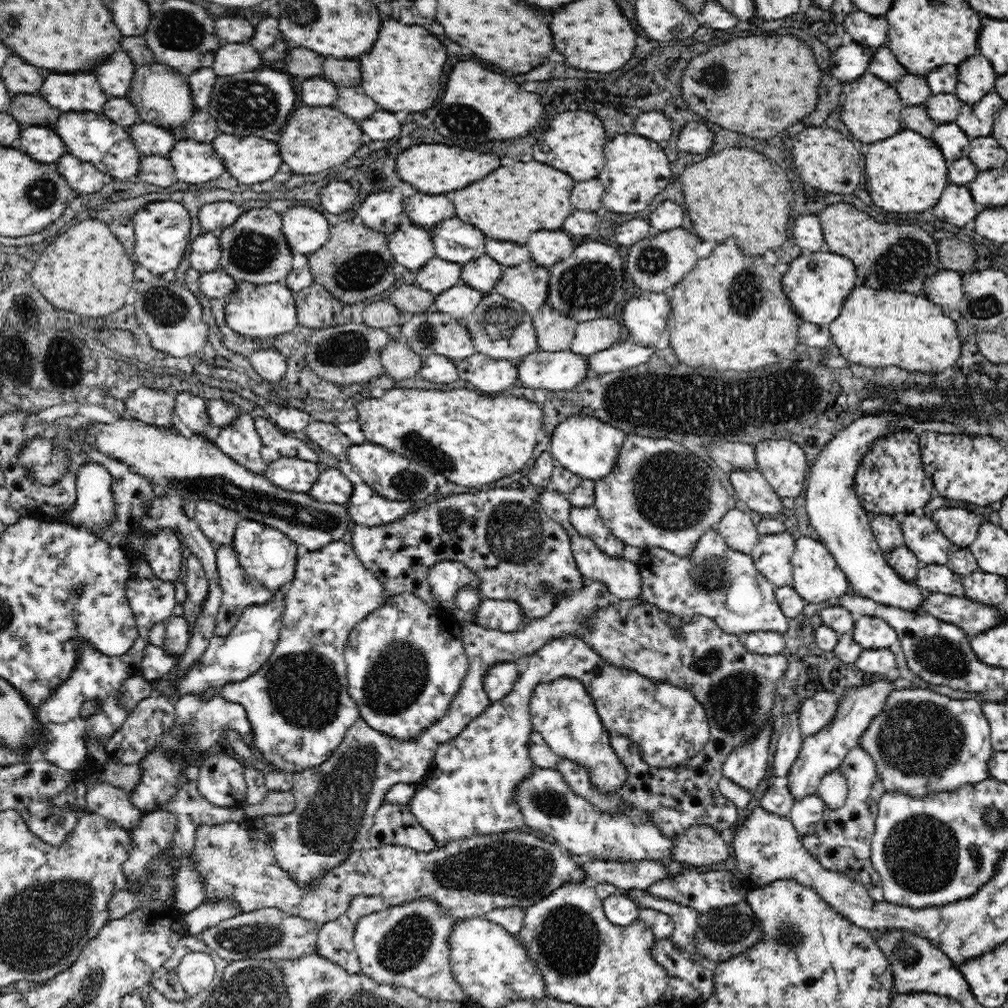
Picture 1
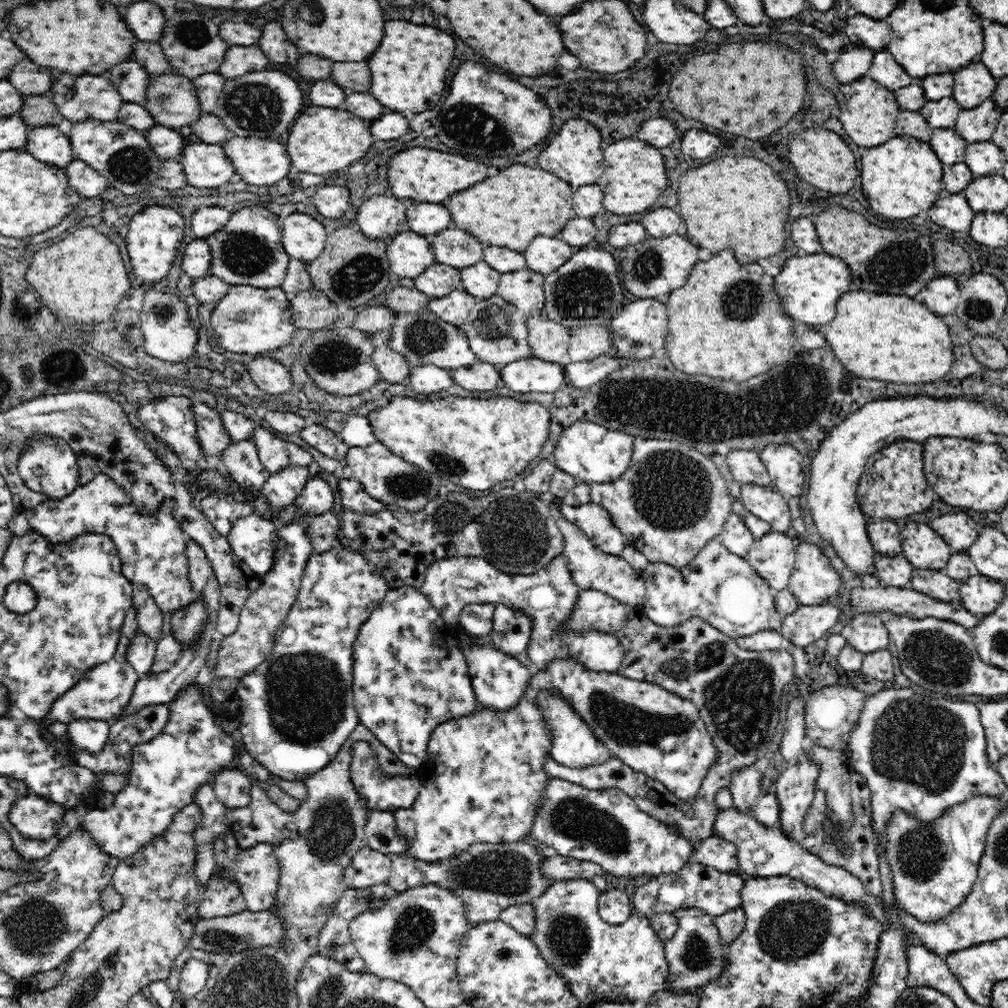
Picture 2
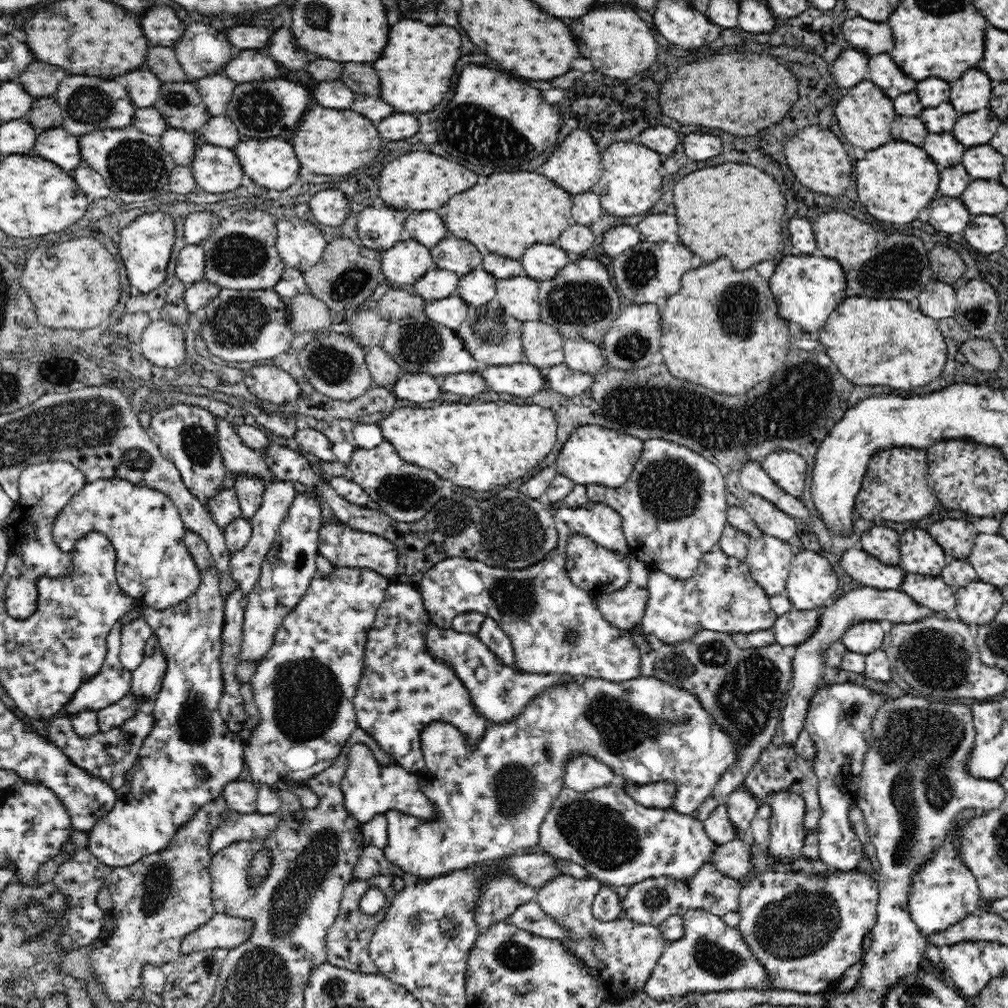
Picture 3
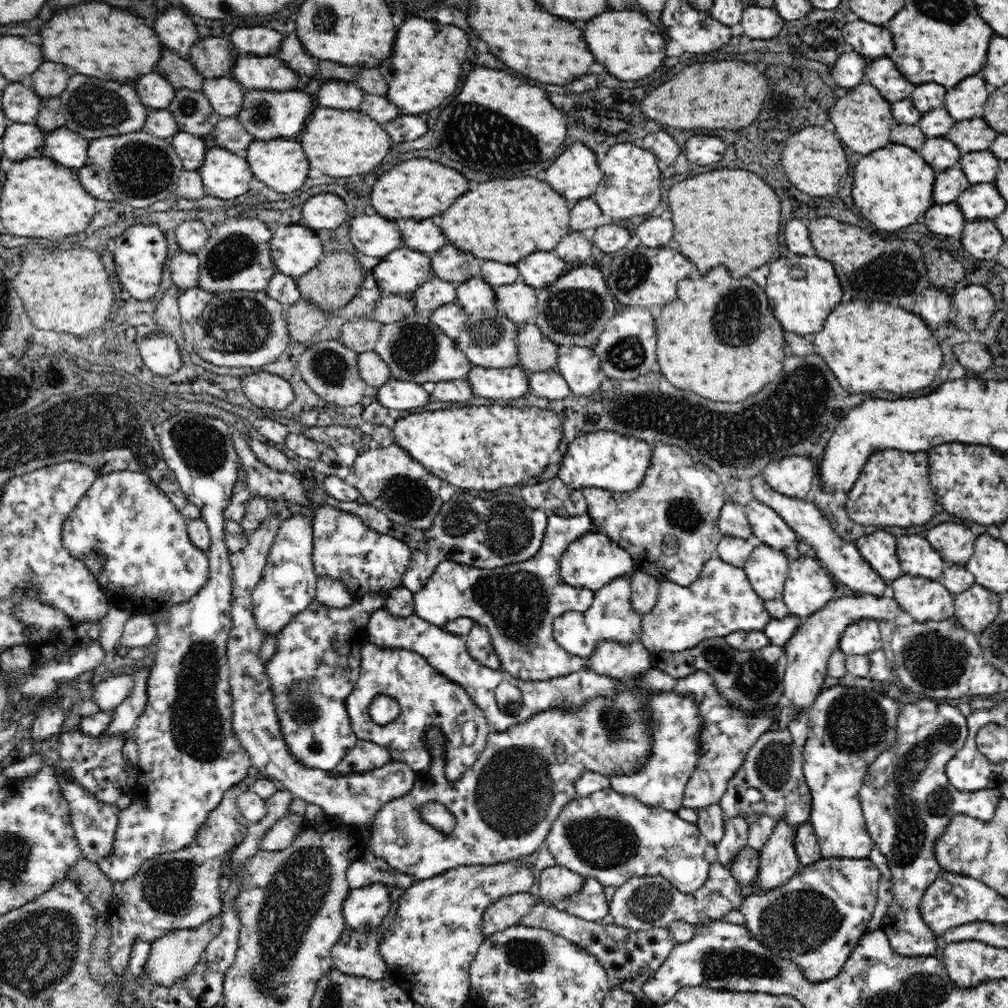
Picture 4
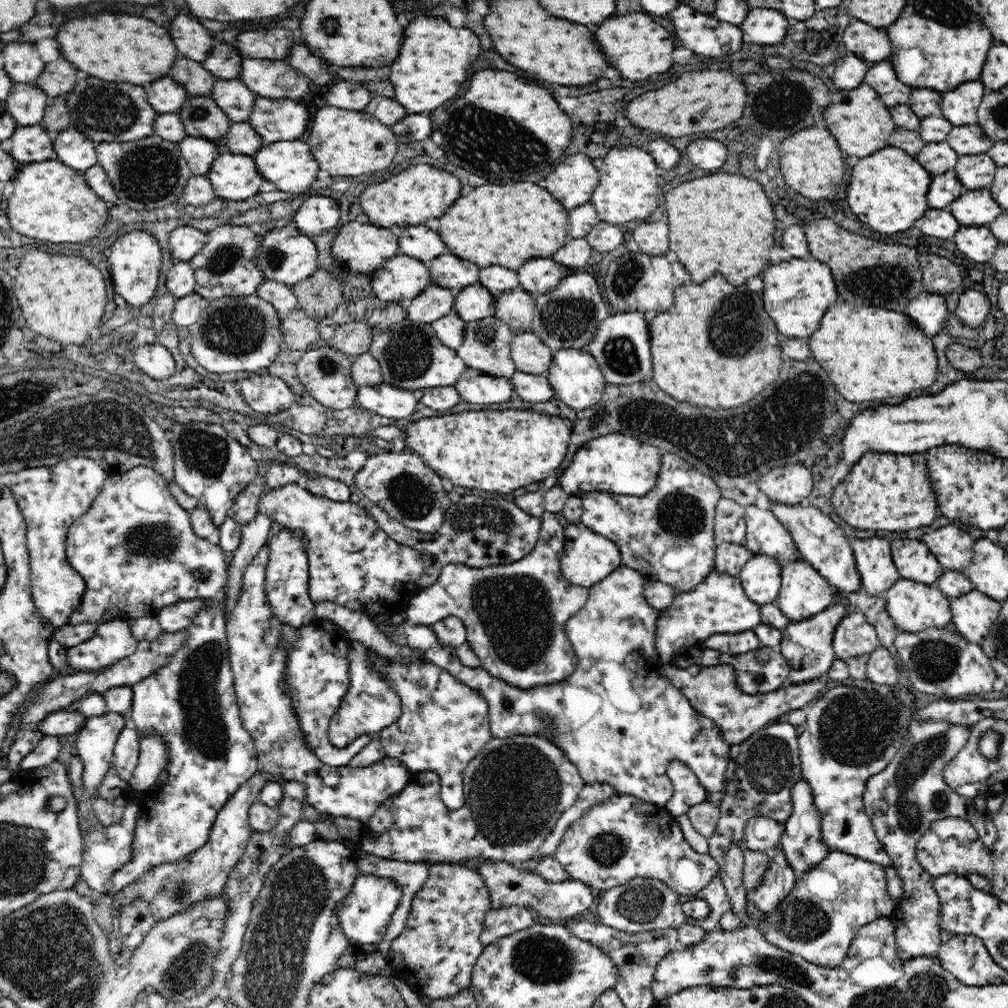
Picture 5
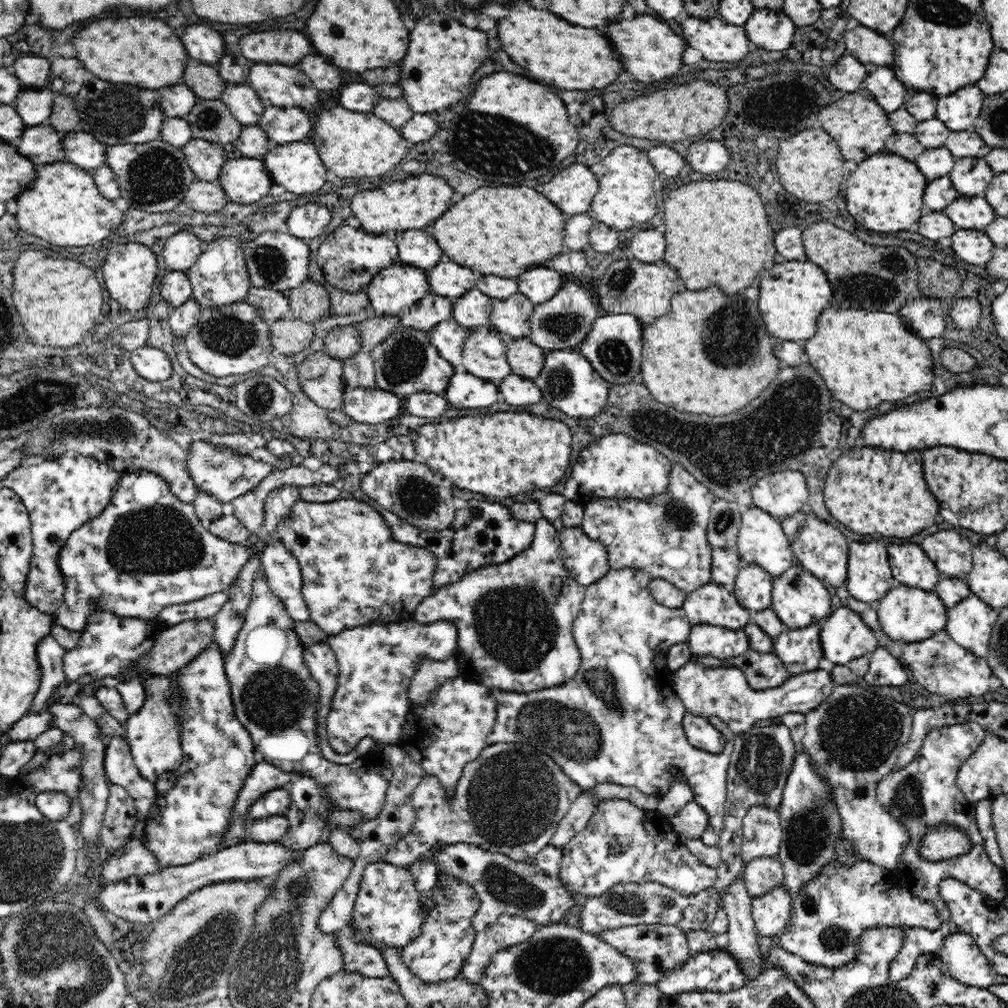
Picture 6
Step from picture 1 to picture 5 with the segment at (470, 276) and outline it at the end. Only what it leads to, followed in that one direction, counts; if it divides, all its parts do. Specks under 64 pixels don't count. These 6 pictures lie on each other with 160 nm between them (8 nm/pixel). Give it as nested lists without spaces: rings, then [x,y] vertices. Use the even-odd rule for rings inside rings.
[[[480,282],[455,293],[453,312],[464,322],[477,321],[494,314],[495,297]]]

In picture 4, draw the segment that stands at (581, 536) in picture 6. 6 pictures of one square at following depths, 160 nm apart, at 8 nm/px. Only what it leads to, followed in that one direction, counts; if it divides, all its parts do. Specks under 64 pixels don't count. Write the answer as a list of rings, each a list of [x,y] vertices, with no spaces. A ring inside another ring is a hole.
[[[602,532],[585,533],[571,542],[567,549],[567,552],[562,554],[559,568],[560,577],[571,587],[595,591],[607,585],[608,582],[615,581],[616,578],[634,572],[635,564],[632,563],[630,553]]]

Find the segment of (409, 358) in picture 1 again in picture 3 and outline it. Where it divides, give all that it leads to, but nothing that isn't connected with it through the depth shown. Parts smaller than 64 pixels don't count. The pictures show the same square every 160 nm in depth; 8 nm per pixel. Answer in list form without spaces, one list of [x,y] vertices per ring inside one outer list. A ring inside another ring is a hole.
[[[380,344],[366,349],[365,361],[374,384],[387,387],[393,385],[400,377],[398,363],[394,361],[392,355],[384,352]]]

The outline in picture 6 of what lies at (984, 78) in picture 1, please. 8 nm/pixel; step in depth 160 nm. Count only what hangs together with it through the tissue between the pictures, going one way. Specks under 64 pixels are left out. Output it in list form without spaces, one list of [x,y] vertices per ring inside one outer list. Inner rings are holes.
[[[966,86],[956,90],[949,95],[937,96],[936,118],[948,127],[950,132],[962,132],[972,130],[974,121],[978,118],[982,110],[985,94],[976,86]]]

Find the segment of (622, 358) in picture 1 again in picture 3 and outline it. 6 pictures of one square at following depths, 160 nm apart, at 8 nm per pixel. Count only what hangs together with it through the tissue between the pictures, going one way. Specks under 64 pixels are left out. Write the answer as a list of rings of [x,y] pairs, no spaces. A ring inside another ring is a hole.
[[[566,363],[558,364],[544,370],[547,387],[564,396],[573,397],[590,388],[595,377],[570,369]]]

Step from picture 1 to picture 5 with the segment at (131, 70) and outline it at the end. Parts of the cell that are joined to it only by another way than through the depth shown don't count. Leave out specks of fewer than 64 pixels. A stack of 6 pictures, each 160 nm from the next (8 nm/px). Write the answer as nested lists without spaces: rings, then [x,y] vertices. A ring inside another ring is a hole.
[[[162,78],[152,82],[148,92],[148,102],[158,114],[176,114],[181,106],[185,105],[189,96],[189,92],[172,78]]]

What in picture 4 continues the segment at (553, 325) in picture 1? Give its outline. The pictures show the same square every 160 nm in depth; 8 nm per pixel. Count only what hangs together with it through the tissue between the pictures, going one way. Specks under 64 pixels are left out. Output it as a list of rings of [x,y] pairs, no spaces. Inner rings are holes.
[[[534,322],[519,326],[516,344],[518,366],[526,372],[555,369],[558,345],[544,336]]]

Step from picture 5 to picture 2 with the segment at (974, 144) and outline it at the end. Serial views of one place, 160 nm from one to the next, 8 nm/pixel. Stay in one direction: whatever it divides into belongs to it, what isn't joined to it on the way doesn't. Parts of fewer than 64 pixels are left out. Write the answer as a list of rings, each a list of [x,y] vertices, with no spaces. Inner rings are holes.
[[[985,99],[972,110],[960,111],[953,129],[967,142],[990,141],[1003,115],[1003,110],[992,99]]]

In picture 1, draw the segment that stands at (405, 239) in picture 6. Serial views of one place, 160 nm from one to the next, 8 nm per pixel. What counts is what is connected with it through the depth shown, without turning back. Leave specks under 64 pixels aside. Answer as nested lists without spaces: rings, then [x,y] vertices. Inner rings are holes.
[[[412,191],[403,205],[407,221],[427,230],[456,217],[454,205],[445,194],[429,195]]]

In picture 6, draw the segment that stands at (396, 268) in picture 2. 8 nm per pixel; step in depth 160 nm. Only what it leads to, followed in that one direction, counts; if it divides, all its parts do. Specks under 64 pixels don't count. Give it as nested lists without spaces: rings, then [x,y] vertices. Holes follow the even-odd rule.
[[[393,263],[367,284],[369,311],[374,316],[397,316],[430,293],[427,271]]]

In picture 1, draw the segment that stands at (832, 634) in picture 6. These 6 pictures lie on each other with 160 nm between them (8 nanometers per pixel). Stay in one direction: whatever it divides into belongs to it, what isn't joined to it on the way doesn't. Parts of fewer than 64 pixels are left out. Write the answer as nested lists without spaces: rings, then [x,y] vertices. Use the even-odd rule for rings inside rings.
[[[860,616],[855,620],[852,637],[862,650],[889,649],[899,639],[896,631],[883,618],[874,616]]]

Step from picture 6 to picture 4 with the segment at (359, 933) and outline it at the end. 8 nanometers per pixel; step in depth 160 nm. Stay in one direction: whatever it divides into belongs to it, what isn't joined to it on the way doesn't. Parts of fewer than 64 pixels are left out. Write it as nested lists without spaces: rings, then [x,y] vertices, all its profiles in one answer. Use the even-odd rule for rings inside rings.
[[[370,883],[351,890],[343,903],[343,918],[351,930],[376,930],[388,914],[390,906],[390,889],[382,883]]]

